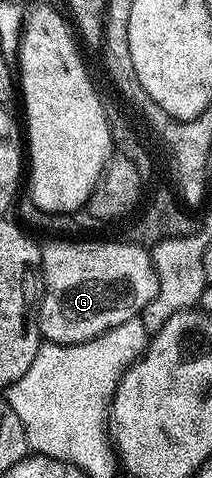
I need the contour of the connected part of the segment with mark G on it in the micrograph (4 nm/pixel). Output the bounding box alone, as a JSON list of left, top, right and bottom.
[37,243,159,344]

